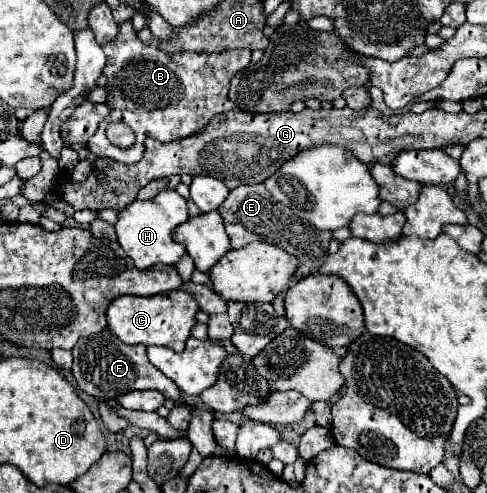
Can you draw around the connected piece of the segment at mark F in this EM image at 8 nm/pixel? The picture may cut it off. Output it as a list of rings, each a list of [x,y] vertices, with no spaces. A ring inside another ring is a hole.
[[[103,329],[91,337],[81,337],[77,345],[71,349],[75,361],[71,367],[71,373],[79,385],[81,391],[87,395],[93,395],[95,399],[111,401],[117,399],[121,393],[129,391],[143,391],[143,389],[157,389],[167,399],[173,399],[175,403],[183,403],[183,397],[175,383],[169,381],[159,369],[155,369],[149,359],[145,345],[123,345],[109,329]]]

